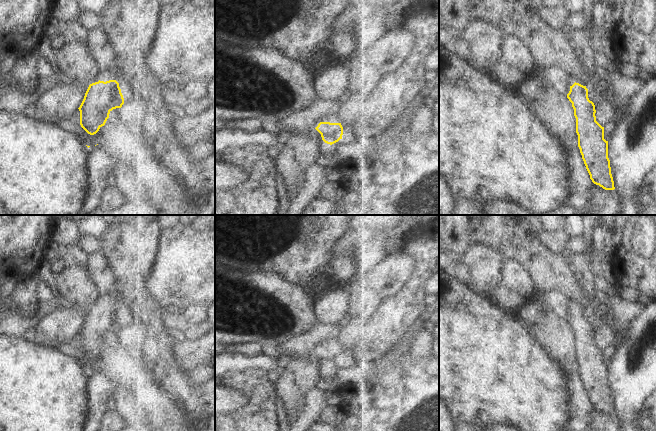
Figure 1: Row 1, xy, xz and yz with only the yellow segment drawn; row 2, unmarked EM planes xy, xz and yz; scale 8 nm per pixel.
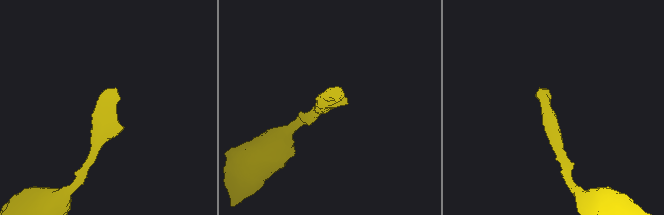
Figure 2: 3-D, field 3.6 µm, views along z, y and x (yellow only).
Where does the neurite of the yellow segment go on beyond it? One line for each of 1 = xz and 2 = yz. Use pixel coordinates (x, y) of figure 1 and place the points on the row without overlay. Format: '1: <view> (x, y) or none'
1: none
2: none

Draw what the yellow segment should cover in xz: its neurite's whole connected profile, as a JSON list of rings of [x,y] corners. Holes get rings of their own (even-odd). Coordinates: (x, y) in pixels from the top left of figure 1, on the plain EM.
[[[320,346],[315,352],[327,368],[334,368],[342,363],[343,351],[341,347]]]

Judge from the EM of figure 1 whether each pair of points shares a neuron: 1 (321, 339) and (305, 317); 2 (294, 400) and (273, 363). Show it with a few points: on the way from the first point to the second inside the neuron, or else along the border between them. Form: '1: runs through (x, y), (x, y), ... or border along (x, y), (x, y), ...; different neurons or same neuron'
1: border along (316, 321), (308, 330), (300, 334); different neurons
2: border along (283, 360), (283, 366), (279, 373); different neurons

